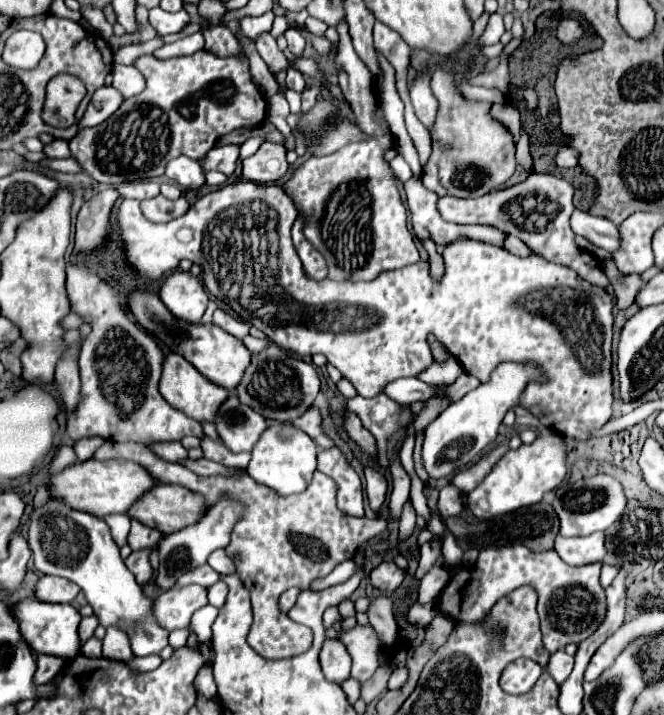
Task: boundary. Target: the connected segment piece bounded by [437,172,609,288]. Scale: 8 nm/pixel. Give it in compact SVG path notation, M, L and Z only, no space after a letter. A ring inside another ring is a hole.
M533 172L527 176L527 180L515 184L511 188L493 190L479 198L461 200L461 198L453 198L453 196L443 196L437 202L437 210L445 222L495 226L505 234L513 234L513 236L521 238L529 246L531 252L543 256L545 260L573 268L581 278L591 280L595 286L601 286L601 288L609 286L609 278L605 276L601 262L587 250L581 250L575 246L575 234L569 226L569 218L575 210L573 186L563 178ZM551 210L559 210L553 220L551 220Z

